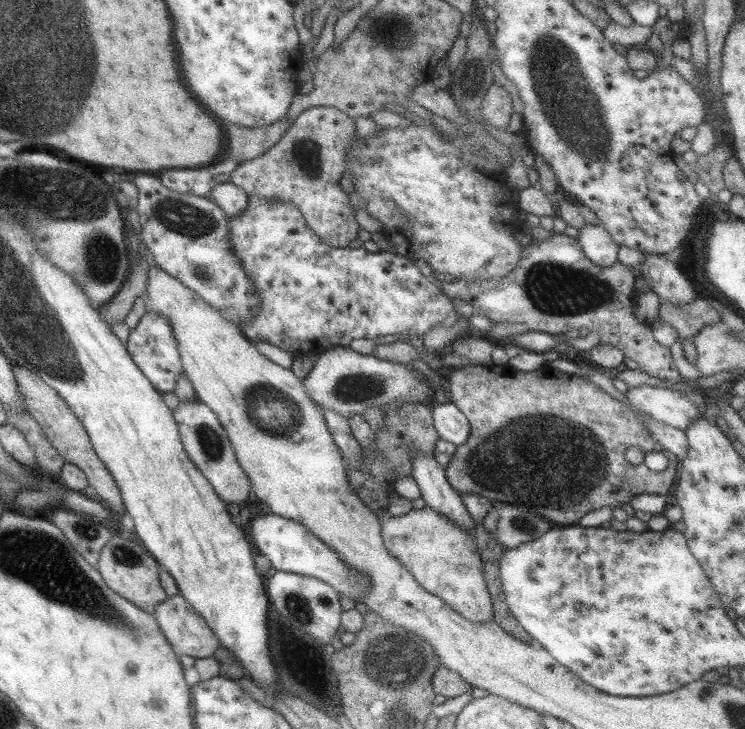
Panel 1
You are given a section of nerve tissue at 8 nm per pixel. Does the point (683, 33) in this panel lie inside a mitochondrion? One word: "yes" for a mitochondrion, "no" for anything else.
no

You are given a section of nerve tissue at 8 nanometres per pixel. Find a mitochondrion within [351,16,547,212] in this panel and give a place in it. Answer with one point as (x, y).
(470, 73)

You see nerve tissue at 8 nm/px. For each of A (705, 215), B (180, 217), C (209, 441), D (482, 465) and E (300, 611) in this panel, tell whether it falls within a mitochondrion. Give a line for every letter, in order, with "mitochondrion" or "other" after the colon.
A: other
B: mitochondrion
C: mitochondrion
D: mitochondrion
E: mitochondrion

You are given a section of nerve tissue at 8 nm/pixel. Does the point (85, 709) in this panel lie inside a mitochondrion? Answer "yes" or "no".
no

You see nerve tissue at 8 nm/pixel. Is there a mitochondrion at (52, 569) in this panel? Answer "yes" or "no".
yes

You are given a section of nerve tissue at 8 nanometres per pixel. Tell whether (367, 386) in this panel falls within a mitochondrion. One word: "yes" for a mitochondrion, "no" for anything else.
yes

